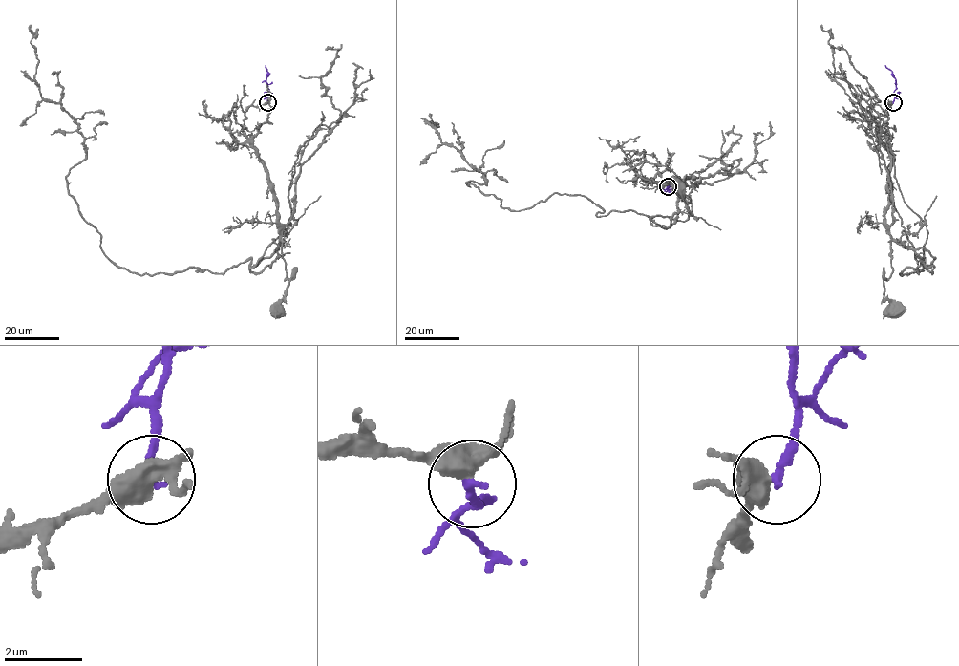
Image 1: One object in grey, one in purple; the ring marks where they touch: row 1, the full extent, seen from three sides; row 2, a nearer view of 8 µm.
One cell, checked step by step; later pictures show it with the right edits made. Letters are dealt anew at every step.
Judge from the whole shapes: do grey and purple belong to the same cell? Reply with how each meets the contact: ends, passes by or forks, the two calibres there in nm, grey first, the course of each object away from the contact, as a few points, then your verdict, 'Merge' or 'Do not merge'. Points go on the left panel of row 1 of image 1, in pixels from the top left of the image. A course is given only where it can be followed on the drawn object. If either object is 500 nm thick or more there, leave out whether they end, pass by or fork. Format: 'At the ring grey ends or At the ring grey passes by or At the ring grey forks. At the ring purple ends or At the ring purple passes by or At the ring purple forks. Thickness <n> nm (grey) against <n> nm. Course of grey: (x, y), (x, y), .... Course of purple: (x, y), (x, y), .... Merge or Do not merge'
At the ring grey forks. At the ring purple ends. Thickness 360 nm (grey) against 200 nm. Course of grey: (267, 102), (248, 108), (242, 130), (263, 164), (279, 215), (285, 278), (289, 281), (287, 295), (279, 308). Course of purple: (267, 102), (266, 65). Merge

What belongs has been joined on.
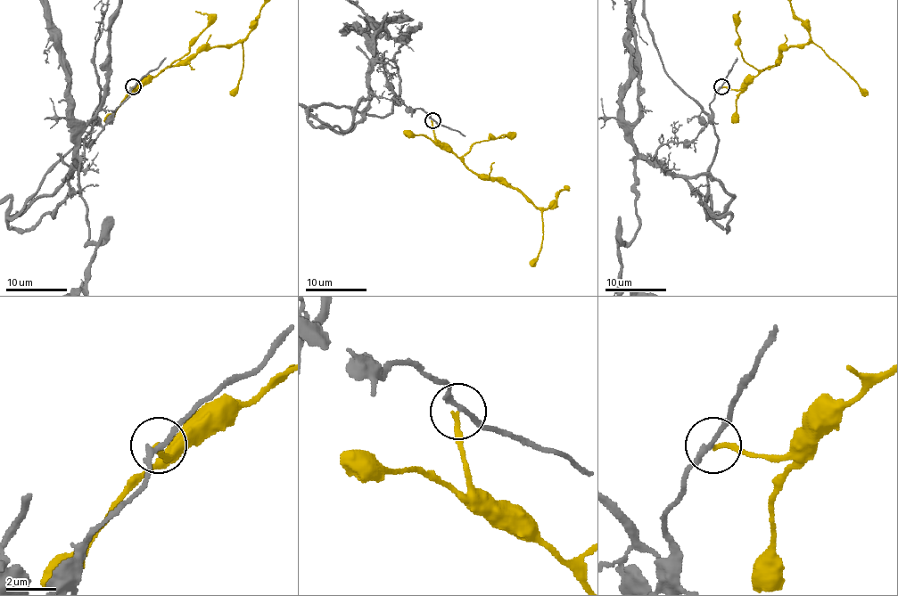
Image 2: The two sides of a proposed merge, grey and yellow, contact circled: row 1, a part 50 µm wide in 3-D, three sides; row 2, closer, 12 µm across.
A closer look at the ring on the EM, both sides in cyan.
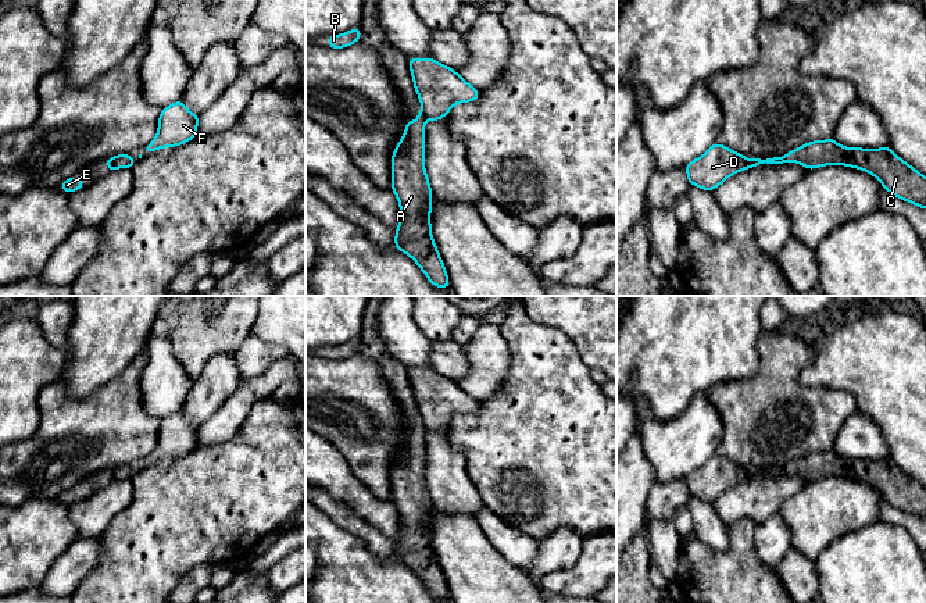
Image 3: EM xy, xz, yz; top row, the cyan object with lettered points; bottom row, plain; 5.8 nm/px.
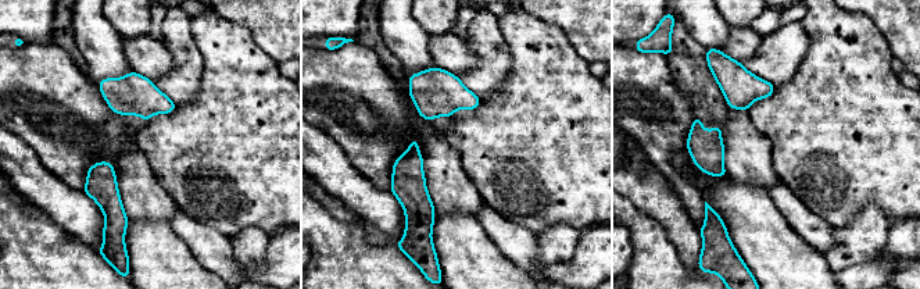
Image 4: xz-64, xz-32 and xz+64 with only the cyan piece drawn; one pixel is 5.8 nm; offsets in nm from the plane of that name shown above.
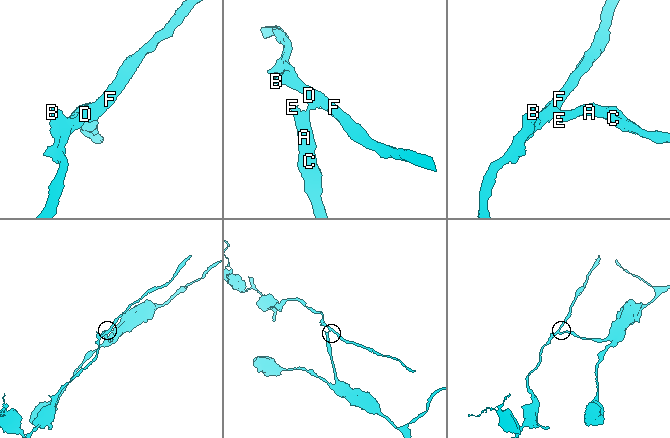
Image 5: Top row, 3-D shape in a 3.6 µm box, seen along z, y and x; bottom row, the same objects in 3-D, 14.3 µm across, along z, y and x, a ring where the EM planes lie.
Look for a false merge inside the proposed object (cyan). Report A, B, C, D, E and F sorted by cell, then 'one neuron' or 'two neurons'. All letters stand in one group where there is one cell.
A C E / B D F; two neurons

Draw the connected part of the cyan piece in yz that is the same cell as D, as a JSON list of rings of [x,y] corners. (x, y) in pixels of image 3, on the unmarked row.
[[[716,453],[684,479],[690,496],[704,502],[714,502],[729,488],[743,482],[744,478],[746,468],[743,465]]]

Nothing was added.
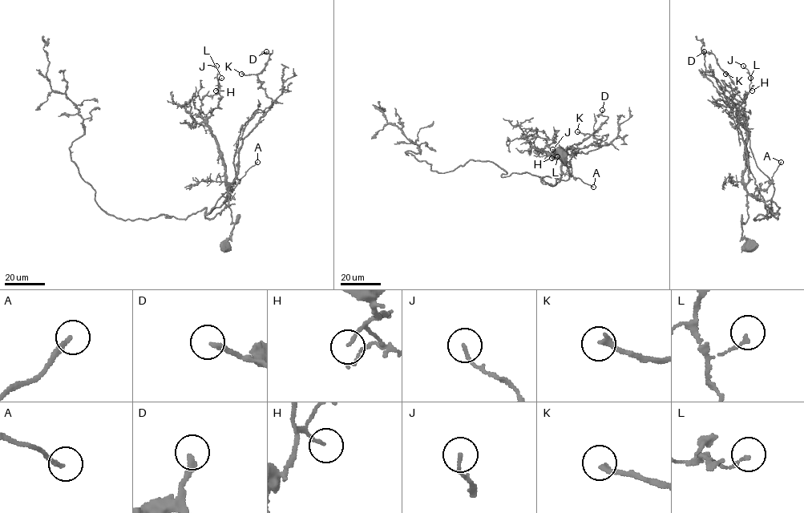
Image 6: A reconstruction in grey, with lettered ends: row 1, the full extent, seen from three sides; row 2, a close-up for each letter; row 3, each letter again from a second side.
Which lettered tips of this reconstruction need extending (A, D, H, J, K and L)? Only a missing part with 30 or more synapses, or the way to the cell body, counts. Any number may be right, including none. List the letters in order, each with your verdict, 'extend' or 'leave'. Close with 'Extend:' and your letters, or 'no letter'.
A: extend
D: extend
H: leave
J: leave
K: extend
L: leave
Extend: A, D, K

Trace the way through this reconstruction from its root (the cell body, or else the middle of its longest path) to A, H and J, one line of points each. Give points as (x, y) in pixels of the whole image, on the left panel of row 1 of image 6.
A: (227, 244), (234, 224), (231, 223), (228, 195), (257, 162)
H: (227, 244), (234, 224), (222, 152), (199, 114), (202, 98), (215, 94), (216, 90)
J: (227, 244), (234, 224), (231, 223), (222, 152), (210, 127), (199, 114), (202, 98), (218, 91), (216, 66)

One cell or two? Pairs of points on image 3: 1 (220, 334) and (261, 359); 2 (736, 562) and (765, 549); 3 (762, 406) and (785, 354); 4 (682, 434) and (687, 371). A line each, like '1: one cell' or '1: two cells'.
1: two cells
2: two cells
3: one cell
4: two cells

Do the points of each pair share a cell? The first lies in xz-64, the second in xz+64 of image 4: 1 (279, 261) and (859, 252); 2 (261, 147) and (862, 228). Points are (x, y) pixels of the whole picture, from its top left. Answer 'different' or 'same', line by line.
1: different
2: different

